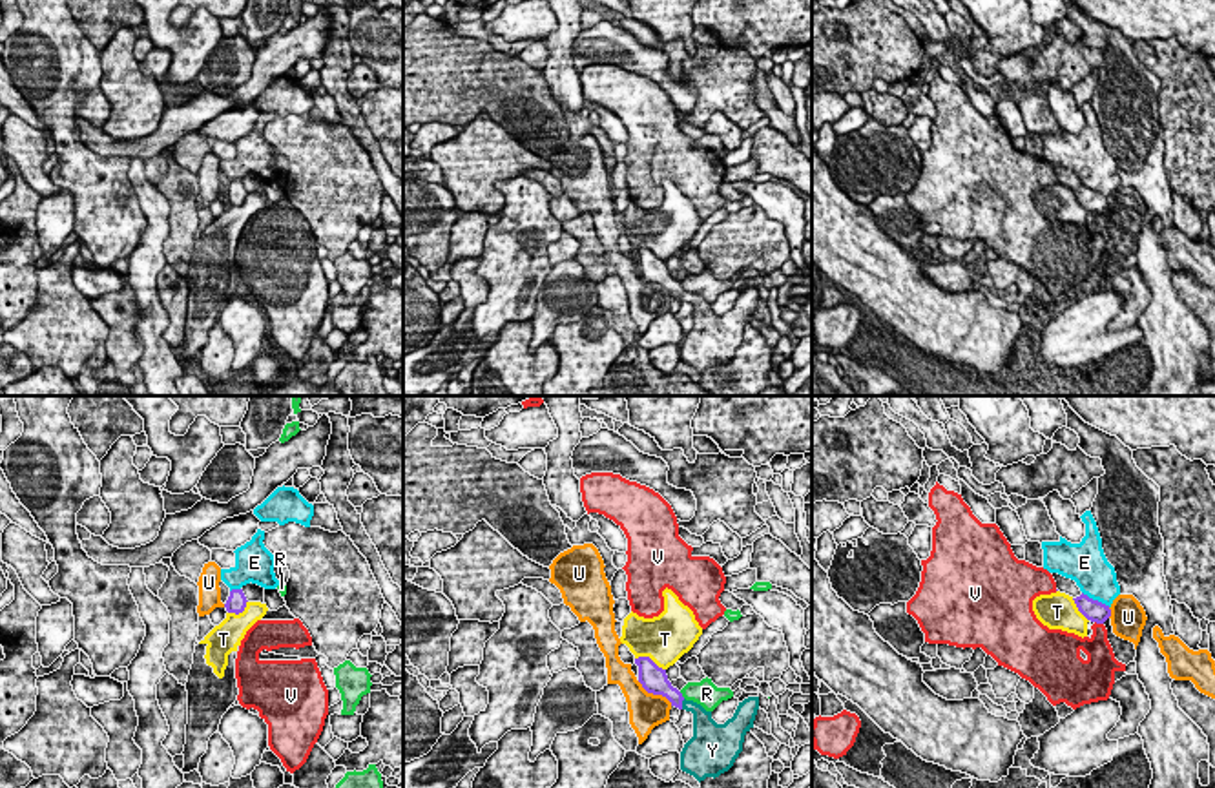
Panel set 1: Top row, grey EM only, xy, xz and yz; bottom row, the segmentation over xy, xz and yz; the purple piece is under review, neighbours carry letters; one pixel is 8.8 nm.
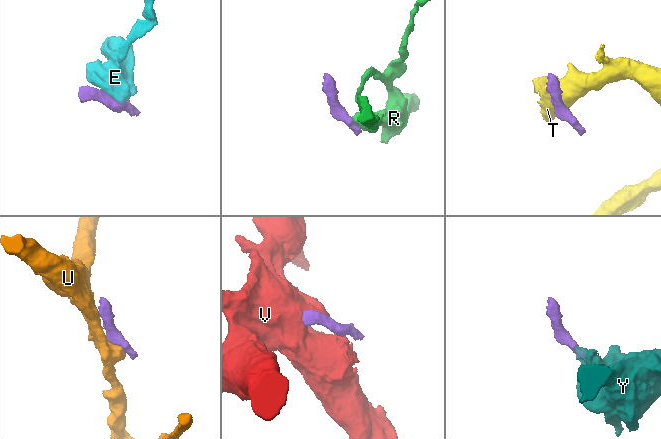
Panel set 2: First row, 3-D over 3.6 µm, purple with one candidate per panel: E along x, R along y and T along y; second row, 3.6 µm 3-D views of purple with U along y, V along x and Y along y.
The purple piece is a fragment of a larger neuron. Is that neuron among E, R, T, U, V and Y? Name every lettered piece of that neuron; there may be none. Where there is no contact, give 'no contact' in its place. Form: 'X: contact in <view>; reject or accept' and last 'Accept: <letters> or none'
E: contact in yz; reject
R: contact in xz; reject
T: contact in xz; reject
U: contact in xz; reject
V: contact in yz; reject
Y: contact in xz; accept
Accept: Y

